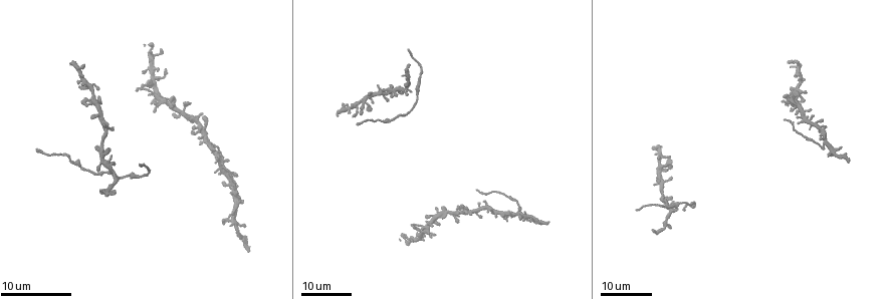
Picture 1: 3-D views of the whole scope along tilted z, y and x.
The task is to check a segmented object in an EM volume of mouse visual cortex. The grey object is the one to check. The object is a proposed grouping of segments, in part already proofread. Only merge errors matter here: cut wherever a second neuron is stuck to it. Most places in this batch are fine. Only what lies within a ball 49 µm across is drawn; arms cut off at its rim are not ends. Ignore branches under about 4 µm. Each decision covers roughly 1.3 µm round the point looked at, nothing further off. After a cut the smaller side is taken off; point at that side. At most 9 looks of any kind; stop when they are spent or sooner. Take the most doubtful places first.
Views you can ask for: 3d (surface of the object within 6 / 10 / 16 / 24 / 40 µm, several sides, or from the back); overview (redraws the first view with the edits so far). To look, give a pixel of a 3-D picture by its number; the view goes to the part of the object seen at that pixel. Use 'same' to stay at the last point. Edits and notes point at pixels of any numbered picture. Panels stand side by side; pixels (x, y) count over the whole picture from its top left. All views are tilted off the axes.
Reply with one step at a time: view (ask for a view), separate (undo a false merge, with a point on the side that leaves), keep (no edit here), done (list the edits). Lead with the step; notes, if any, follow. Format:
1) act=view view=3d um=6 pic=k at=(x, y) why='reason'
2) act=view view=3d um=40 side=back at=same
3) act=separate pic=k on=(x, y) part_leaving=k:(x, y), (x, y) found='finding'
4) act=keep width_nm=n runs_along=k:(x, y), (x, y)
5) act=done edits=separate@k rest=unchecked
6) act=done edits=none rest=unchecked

act=view view=3d um=16 pic=1 at=(434, 218) why='four or more arms meet'

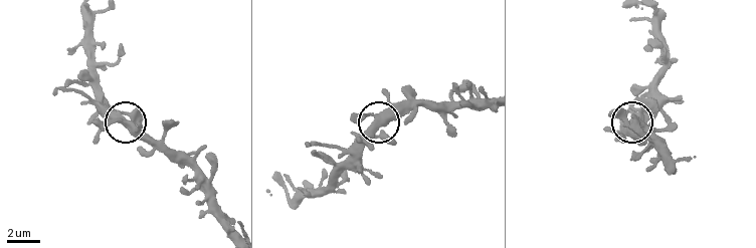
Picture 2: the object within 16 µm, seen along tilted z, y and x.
act=view view=3d um=10 pic=2 at=(374, 125)

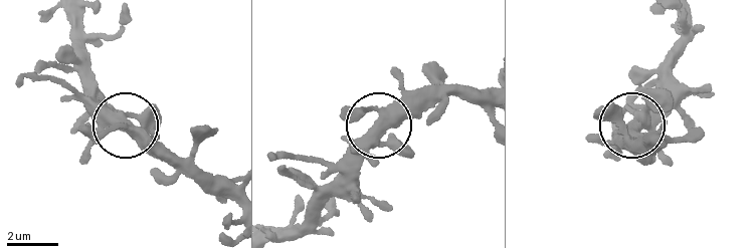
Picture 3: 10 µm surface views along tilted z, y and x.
act=keep width_nm=390 found='all the same neuron'

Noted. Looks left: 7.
act=view view=3d um=16 pic=1 at=(519, 212) why='three arms meet'

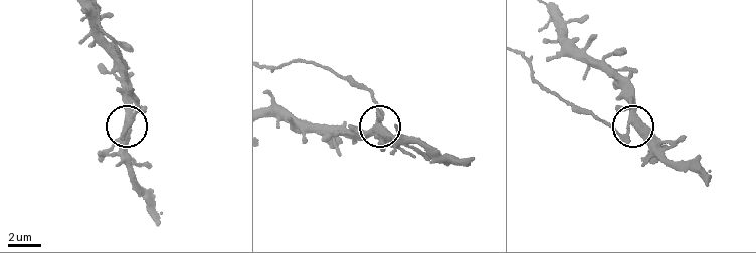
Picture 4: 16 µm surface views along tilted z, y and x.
act=view view=3d um=10 pic=4 at=(635, 127)

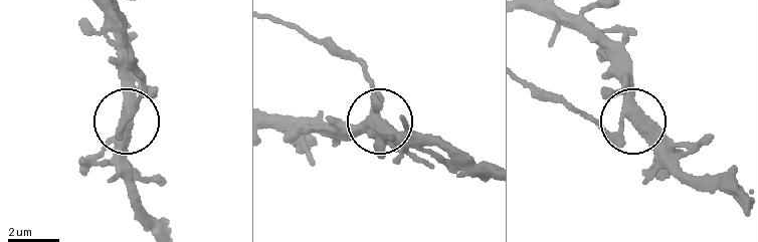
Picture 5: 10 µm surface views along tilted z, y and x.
act=separate pic=5 on=(141, 95) part_leaving=5:(125, 128), (140, 103), (141, 87), (115, 12) found='two neurons meet here'

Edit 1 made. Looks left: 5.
act=view view=3d um=16 pic=1 at=(216, 156) why='four arms meet'

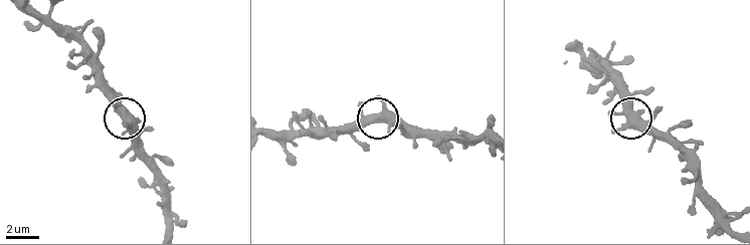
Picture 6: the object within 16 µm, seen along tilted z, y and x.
act=view view=3d um=10 pic=6 at=(374, 118)

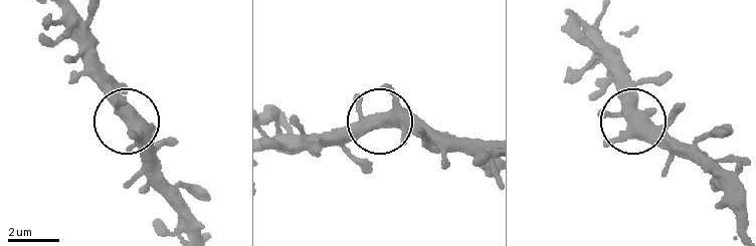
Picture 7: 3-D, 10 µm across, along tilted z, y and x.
act=keep found='all the same neuron'

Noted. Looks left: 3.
act=view view=3d um=16 pic=1 at=(384, 121) why='calibre changes'

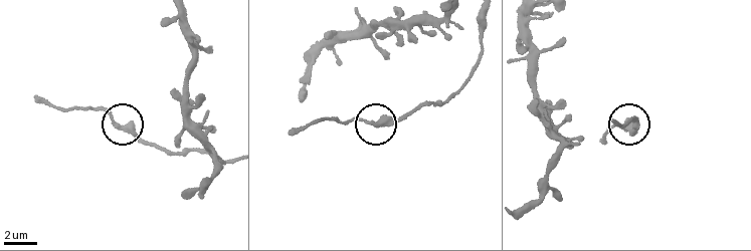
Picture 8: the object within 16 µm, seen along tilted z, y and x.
act=view view=3d um=10 pic=8 at=(368, 121)

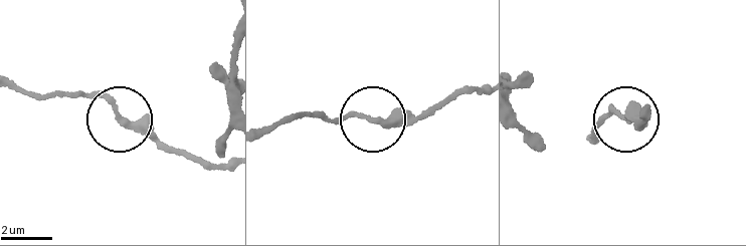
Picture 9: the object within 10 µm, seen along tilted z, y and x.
act=keep found='continuous, no second neuron'

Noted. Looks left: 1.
act=done edits=separate@5 rest=unchecked

